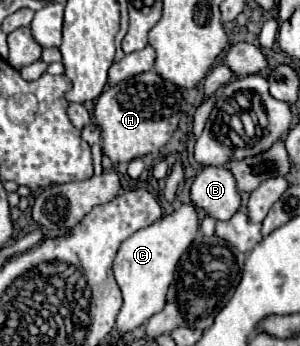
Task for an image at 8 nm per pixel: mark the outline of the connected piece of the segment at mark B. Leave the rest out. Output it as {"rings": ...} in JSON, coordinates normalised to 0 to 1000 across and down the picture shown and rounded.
{"rings":[[[687,477],[667,506],[653,506],[633,546],[640,587],[713,633],[767,633],[800,598],[800,552],[787,517],[753,483]]]}

